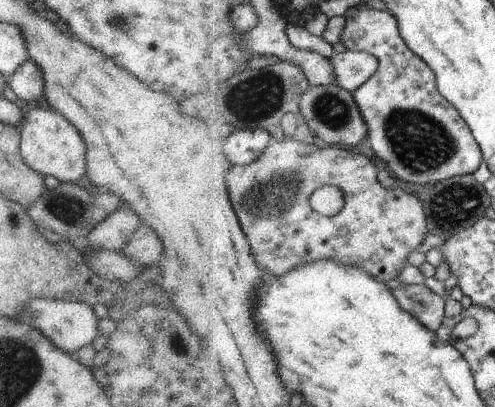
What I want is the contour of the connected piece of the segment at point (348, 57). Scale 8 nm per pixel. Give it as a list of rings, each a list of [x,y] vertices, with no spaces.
[[[344,51],[331,58],[334,64],[336,82],[342,88],[356,92],[380,70],[380,60],[374,54],[364,51]]]

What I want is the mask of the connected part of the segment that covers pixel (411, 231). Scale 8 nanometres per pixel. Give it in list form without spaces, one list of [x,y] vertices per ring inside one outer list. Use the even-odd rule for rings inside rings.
[[[274,138],[268,150],[252,164],[234,165],[228,170],[229,188],[232,188],[232,202],[239,213],[244,232],[251,240],[252,252],[256,260],[267,272],[284,276],[292,270],[316,260],[340,260],[342,264],[352,264],[366,268],[378,280],[390,282],[400,278],[400,274],[410,268],[408,254],[420,252],[419,246],[431,233],[431,214],[426,212],[420,198],[398,186],[383,186],[378,180],[376,164],[352,148],[329,146],[318,148],[314,144],[298,140]],[[322,186],[340,186],[348,198],[344,212],[336,216],[322,216],[312,208],[312,194]]]

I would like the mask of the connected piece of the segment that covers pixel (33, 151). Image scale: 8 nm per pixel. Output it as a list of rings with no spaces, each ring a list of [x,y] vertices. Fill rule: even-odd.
[[[43,105],[28,111],[19,131],[22,162],[34,172],[54,176],[61,183],[76,183],[86,175],[86,143],[78,129],[56,109],[49,110],[48,106]]]

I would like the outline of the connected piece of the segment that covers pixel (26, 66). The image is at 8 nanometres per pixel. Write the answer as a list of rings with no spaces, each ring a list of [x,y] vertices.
[[[33,60],[21,64],[14,74],[8,78],[9,85],[18,98],[28,102],[42,101],[45,91],[43,72]]]

